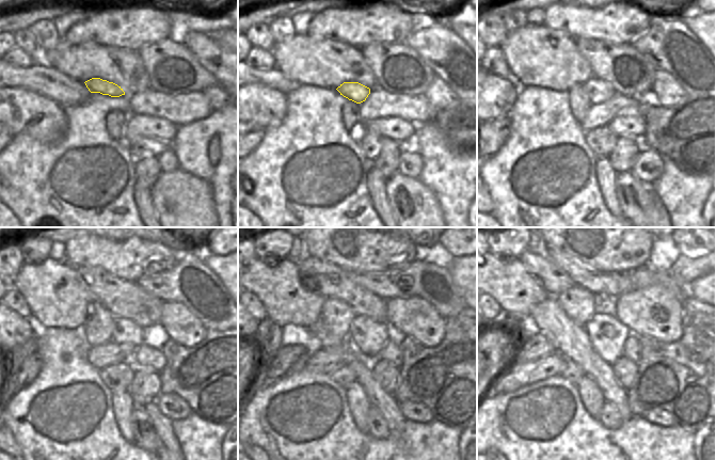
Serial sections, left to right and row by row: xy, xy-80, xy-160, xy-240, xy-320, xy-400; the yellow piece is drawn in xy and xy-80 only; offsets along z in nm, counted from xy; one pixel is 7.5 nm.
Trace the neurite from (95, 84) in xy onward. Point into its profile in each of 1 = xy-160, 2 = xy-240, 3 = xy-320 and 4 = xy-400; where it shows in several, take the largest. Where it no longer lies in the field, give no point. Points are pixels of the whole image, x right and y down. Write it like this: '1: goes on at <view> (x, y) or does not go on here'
1: goes on at xy-160 (599, 91)
2: goes on at xy-240 (124, 331)
3: goes on at xy-320 (367, 336)
4: goes on at xy-400 (607, 334)

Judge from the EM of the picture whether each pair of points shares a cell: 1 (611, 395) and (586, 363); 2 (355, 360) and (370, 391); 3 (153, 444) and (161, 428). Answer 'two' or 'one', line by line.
1: one
2: one
3: two

